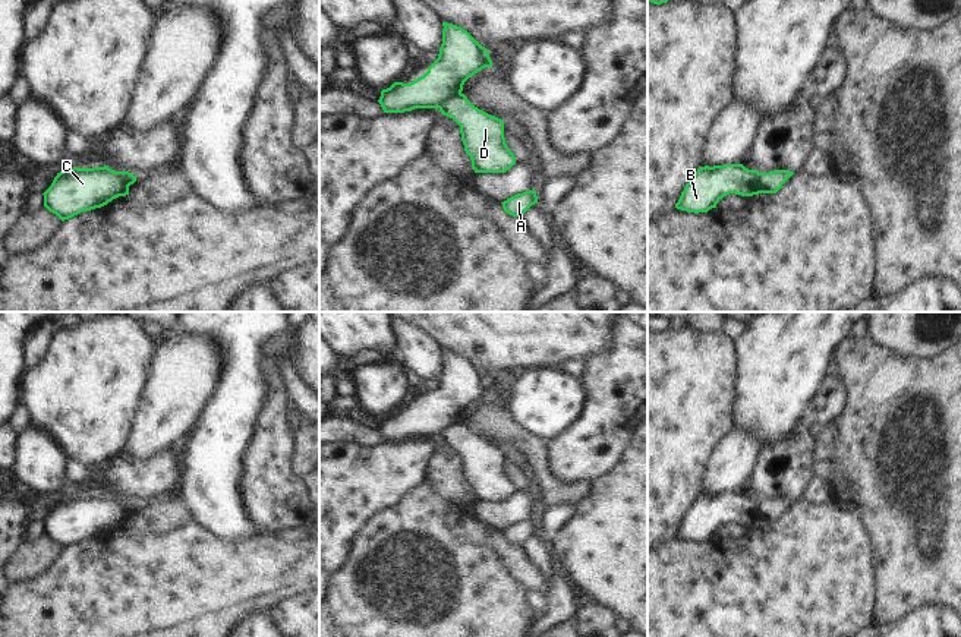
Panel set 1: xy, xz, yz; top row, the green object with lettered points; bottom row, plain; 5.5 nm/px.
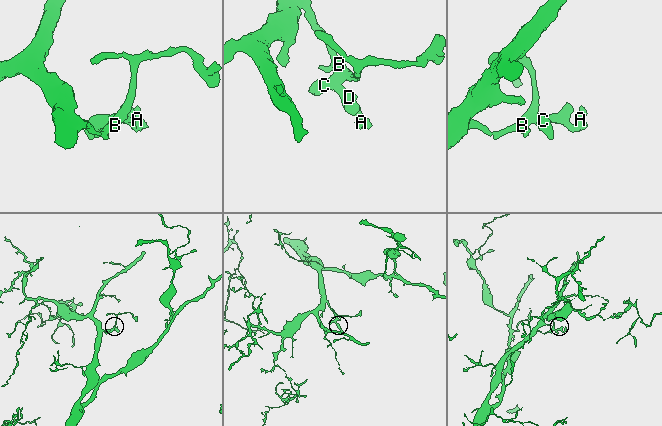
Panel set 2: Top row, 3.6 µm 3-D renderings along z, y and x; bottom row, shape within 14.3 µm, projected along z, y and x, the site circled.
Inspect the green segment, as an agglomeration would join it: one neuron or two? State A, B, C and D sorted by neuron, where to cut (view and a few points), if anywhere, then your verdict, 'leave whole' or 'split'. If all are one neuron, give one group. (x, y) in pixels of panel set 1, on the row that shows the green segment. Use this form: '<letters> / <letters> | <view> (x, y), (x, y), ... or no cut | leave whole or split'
A D / B C | xz (460, 92), (446, 98), (437, 107) | split

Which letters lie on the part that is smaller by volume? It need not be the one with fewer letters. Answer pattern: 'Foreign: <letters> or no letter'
Foreign: A, D

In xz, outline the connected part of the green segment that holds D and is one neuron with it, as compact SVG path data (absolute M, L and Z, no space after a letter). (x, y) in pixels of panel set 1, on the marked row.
M456 94L438 108L460 126L475 173L505 173L516 164L516 157L505 144L504 120L479 110L464 94Z

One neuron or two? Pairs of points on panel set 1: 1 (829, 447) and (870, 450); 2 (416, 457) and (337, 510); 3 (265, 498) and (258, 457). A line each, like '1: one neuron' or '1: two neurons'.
1: one neuron
2: one neuron
3: one neuron

